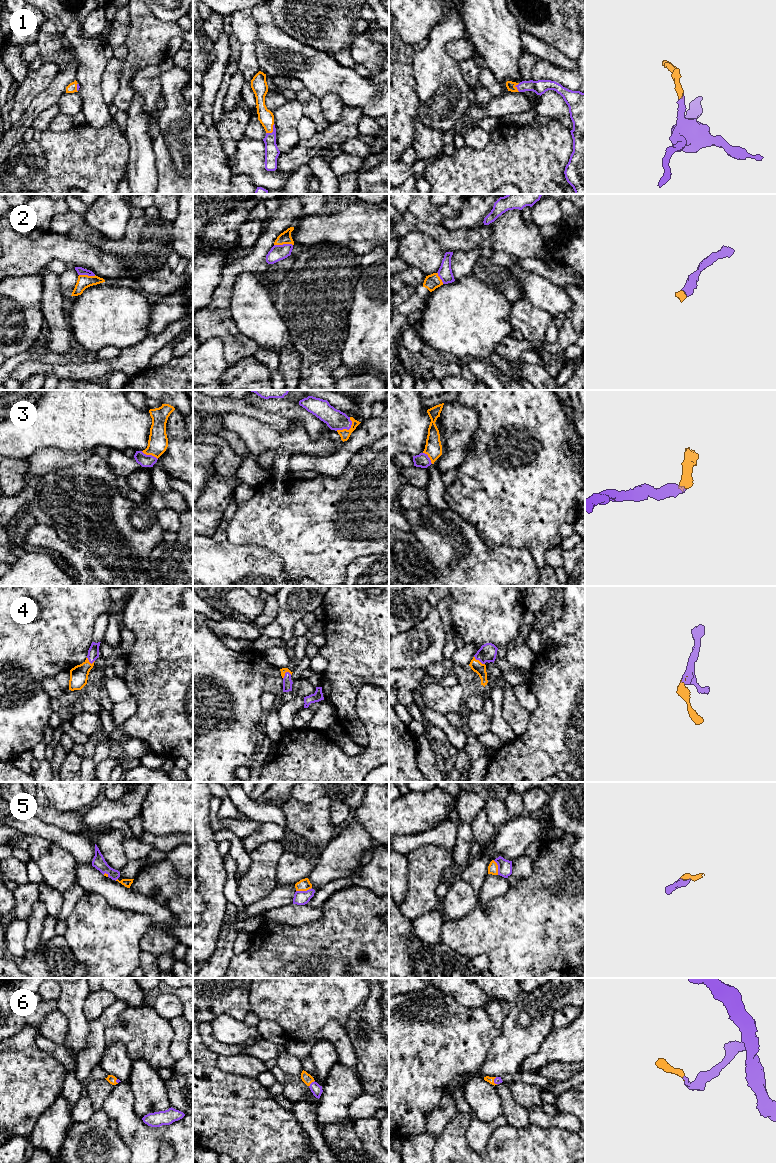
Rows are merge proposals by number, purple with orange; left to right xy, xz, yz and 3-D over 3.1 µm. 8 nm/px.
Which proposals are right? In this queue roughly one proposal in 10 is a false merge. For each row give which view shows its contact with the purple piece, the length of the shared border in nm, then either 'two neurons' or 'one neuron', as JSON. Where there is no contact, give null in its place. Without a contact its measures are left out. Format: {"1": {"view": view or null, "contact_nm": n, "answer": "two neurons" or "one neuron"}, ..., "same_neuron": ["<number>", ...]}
{"1": {"view": "xz", "contact_nm": 100, "answer": "one neuron"}, "2": {"view": "xz", "contact_nm": 150, "answer": "one neuron"}, "3": {"view": "xz", "contact_nm": 160, "answer": "one neuron"}, "4": {"view": "yz", "contact_nm": 110, "answer": "one neuron"}, "5": {"view": "xz", "contact_nm": 130, "answer": "one neuron"}, "6": {"view": "xz", "contact_nm": 70, "answer": "one neuron"}, "same_neuron": ["1", "2", "3", "4", "5", "6"]}

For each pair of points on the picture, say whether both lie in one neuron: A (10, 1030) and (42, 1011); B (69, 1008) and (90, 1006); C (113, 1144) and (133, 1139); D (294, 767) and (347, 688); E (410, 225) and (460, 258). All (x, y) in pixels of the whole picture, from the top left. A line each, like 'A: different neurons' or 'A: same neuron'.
A: same neuron
B: different neurons
C: different neurons
D: different neurons
E: different neurons

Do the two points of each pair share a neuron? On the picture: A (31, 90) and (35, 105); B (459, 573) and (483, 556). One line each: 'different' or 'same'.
A: different
B: same

